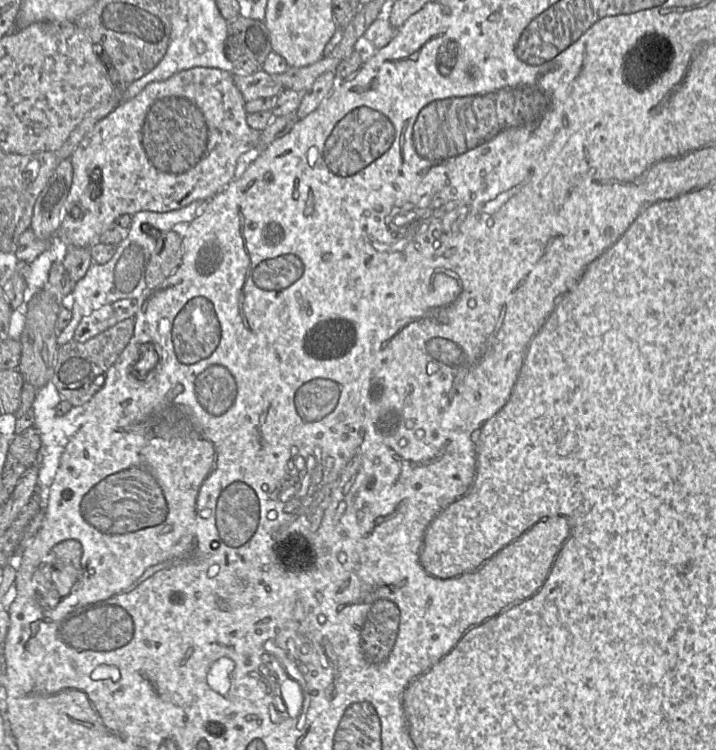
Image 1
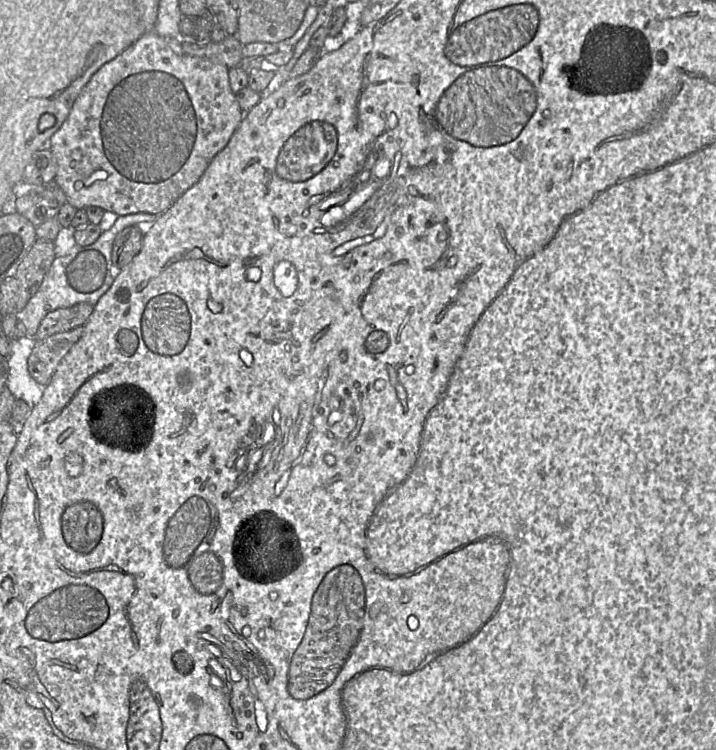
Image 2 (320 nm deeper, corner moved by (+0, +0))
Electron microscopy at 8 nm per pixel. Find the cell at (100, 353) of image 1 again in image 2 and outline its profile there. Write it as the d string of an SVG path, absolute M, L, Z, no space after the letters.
M83 326L53 334L36 341L28 358L29 374L36 382L47 385L62 358L80 339L84 331Z

